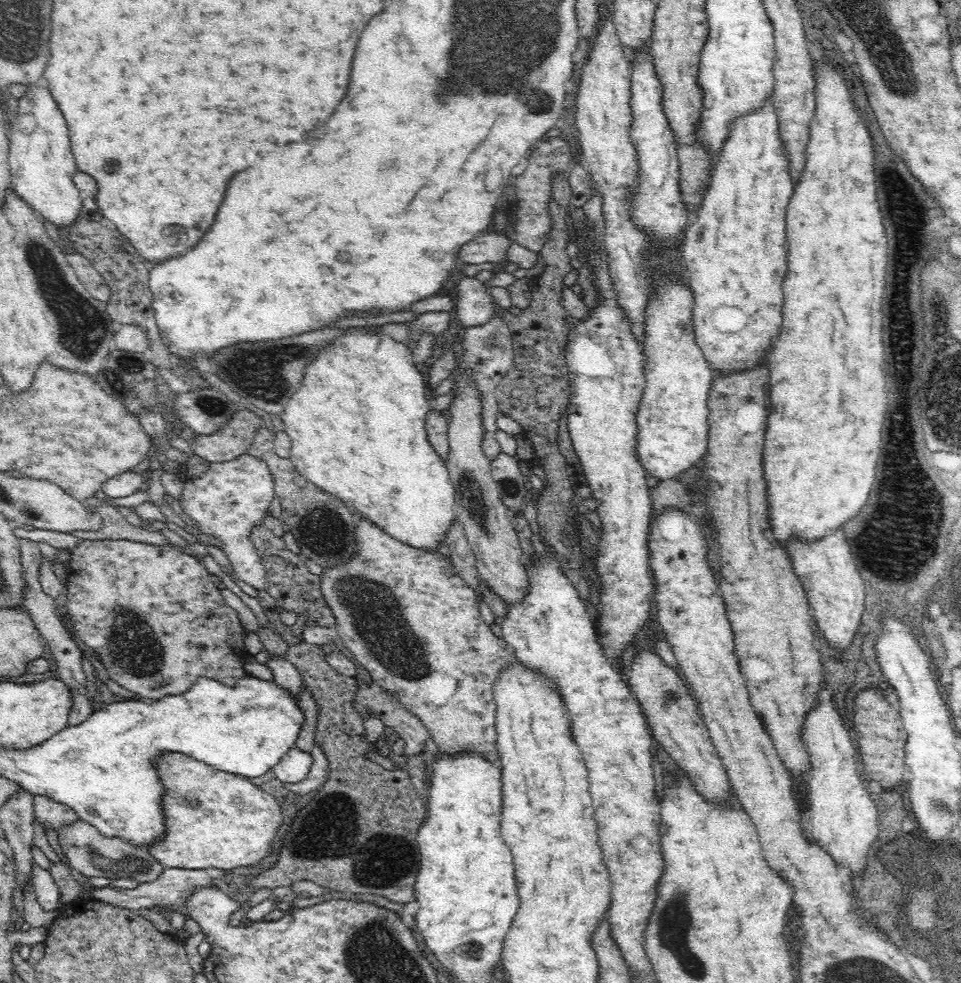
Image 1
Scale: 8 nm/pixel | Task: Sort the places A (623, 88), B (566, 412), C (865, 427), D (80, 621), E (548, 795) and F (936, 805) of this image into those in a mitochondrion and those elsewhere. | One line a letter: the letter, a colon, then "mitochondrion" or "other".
A: other
B: other
C: other
D: other
E: mitochondrion
F: mitochondrion

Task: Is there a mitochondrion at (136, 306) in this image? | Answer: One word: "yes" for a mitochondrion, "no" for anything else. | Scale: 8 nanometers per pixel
no

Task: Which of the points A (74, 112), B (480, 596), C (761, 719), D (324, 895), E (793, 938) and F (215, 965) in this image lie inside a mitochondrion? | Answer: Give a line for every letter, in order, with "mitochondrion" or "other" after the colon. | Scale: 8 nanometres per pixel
A: other
B: other
C: other
D: other
E: other
F: other

